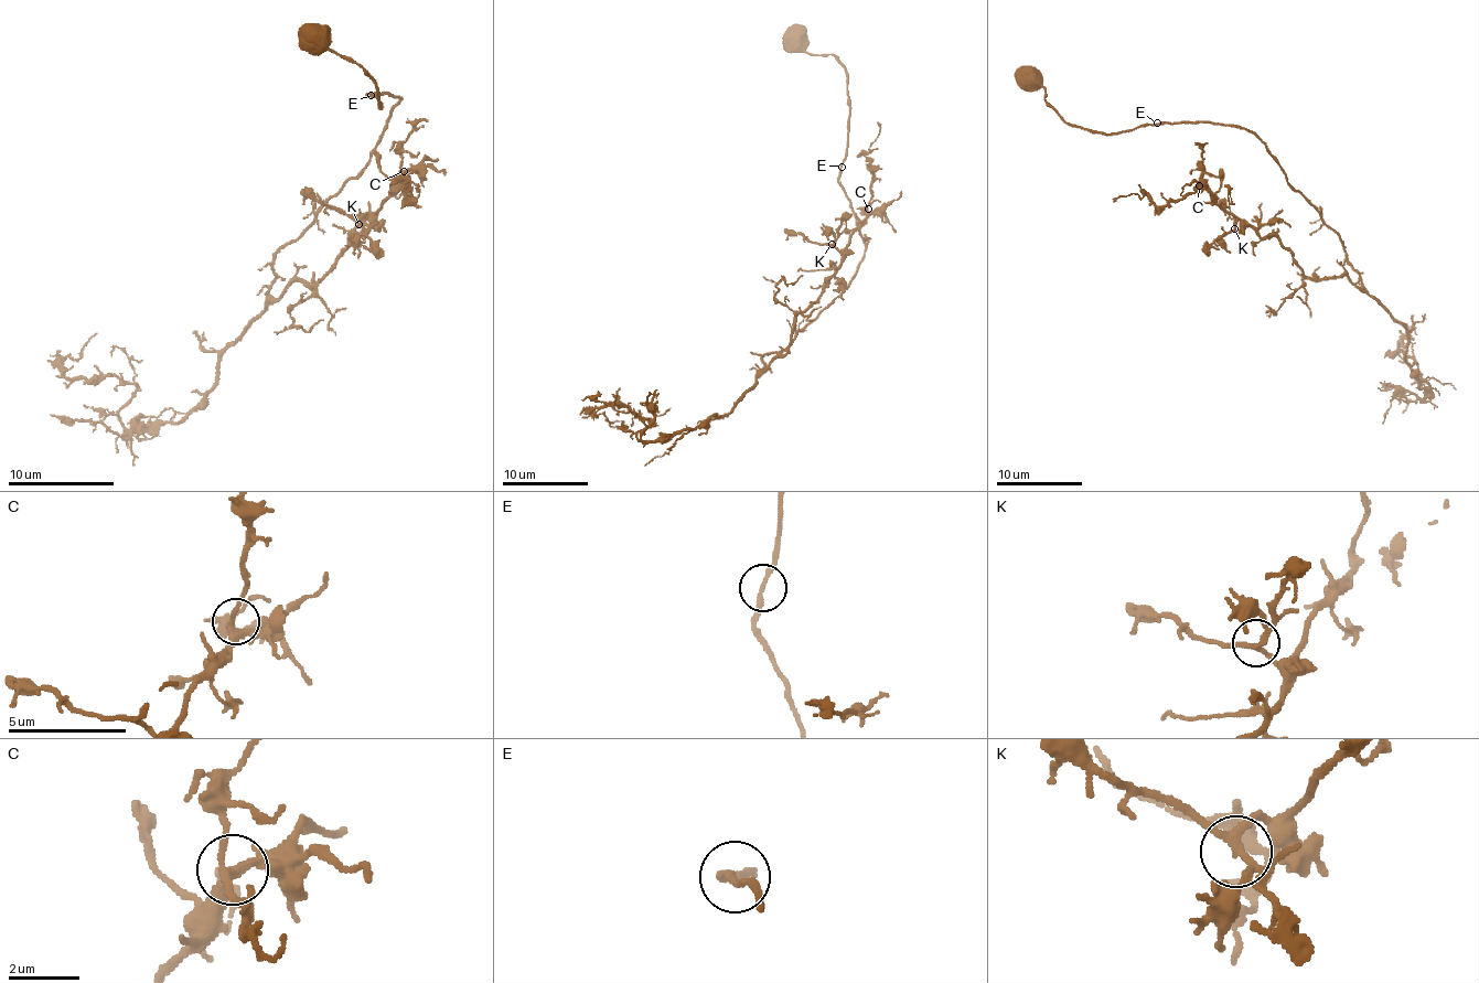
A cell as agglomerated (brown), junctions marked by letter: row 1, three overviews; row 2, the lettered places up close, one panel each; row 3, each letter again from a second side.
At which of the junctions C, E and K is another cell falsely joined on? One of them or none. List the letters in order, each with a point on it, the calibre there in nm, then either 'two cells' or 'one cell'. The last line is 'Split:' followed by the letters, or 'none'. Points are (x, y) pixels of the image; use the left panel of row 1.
C: at (404, 171); 280 nm thick; one cell
E: at (371, 95); 190 nm thick; one cell
K: at (358, 224); 200 nm thick; one cell
Split: none

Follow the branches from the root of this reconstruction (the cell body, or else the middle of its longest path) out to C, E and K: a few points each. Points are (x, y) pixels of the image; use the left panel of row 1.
C: (313, 222), (276, 254), (268, 291), (276, 299), (295, 280), (313, 286), (327, 273), (404, 171)
E: (313, 222), (315, 214), (366, 166), (390, 109), (402, 99), (390, 94), (372, 94)
K: (313, 222), (276, 254), (268, 291), (276, 299), (295, 280), (313, 286), (372, 222), (358, 224)

